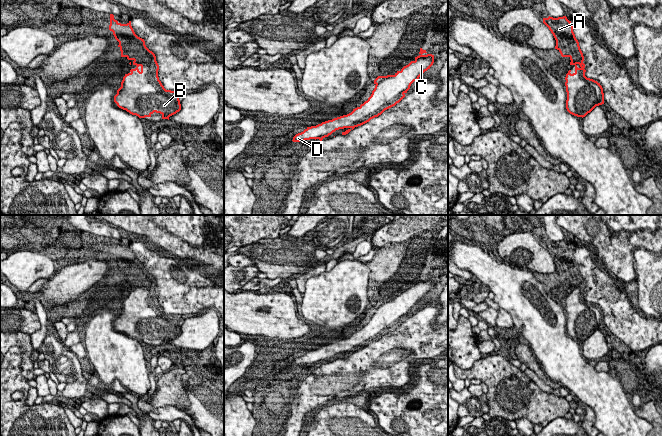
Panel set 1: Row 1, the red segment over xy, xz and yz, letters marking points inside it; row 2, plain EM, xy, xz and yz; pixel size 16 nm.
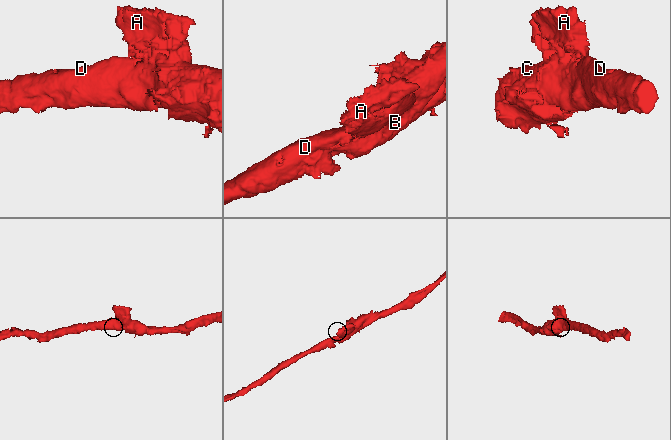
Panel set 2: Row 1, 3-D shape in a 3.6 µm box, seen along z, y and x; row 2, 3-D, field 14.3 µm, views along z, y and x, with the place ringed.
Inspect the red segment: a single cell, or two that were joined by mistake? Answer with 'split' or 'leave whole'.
leave whole

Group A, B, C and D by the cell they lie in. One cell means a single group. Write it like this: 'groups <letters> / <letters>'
groups A B C D

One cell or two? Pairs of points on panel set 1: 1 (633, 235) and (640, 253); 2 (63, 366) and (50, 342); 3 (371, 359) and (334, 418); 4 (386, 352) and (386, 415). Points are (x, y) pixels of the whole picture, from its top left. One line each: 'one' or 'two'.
1: two
2: one
3: two
4: two

